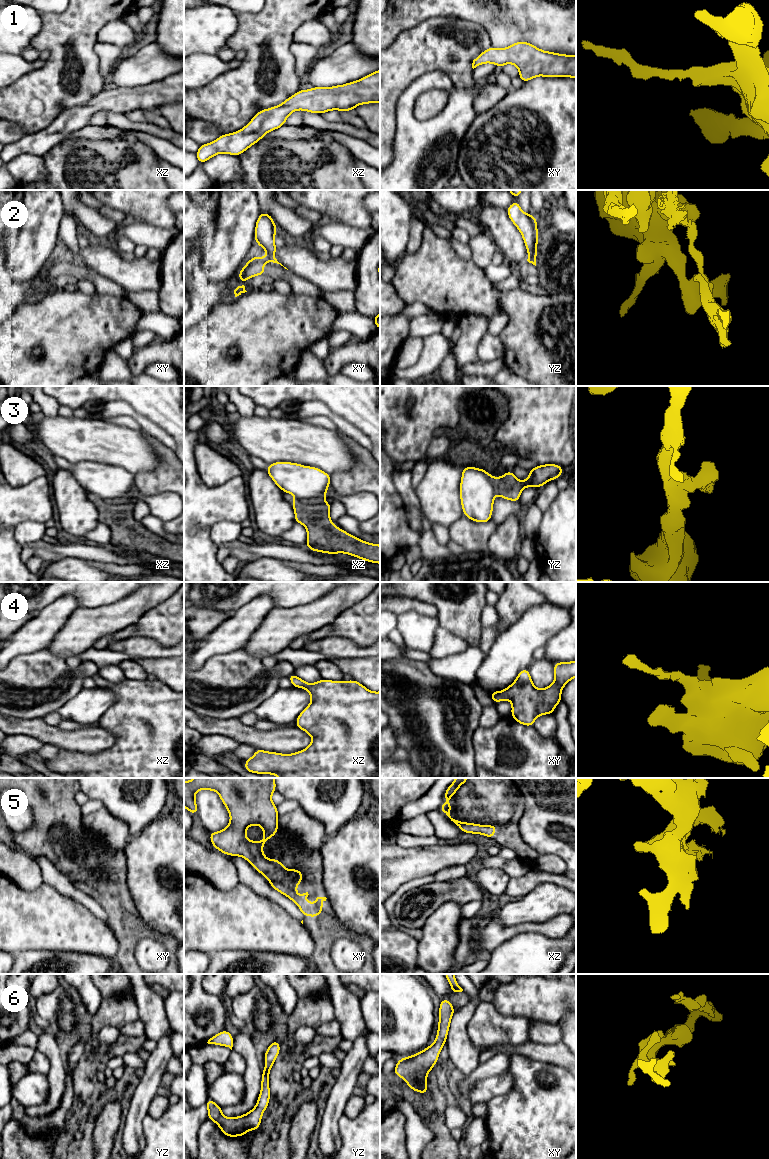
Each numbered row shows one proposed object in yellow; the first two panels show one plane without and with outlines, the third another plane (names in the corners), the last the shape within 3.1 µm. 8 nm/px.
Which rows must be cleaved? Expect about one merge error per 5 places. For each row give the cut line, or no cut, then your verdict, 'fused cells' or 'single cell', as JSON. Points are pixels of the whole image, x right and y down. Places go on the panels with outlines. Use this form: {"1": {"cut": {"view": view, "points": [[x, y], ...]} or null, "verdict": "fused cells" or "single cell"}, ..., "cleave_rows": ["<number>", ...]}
{"1": {"cut": null, "verdict": "single cell"}, "2": {"cut": {"view": "xy", "points": [[264, 258], [269, 261]]}, "verdict": "fused cells"}, "3": {"cut": {"view": "xz", "points": [[296, 498], [302, 501], [321, 500]]}, "verdict": "fused cells"}, "4": {"cut": null, "verdict": "single cell"}, "5": {"cut": null, "verdict": "single cell"}, "6": {"cut": null, "verdict": "single cell"}, "cleave_rows": ["2", "3"]}

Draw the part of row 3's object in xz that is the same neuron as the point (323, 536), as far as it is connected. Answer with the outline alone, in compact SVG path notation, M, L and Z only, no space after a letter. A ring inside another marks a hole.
M324 500L292 502L294 520L307 529L307 546L311 551L327 554L345 553L367 562L380 564L380 545L365 542L337 528L330 516L331 503Z

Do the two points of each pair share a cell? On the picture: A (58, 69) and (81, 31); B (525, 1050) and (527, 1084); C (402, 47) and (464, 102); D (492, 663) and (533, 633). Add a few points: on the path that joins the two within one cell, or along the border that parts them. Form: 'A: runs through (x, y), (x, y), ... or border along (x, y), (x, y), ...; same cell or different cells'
A: runs through (61, 58), (61, 44), (70, 37); same cell
B: border along (510, 1055), (525, 1055), (528, 1058), (547, 1064); different cells
C: border along (422, 74), (405, 90); different cells
D: runs through (502, 660), (523, 639); same cell

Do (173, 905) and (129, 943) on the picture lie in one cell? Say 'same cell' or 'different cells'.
different cells

